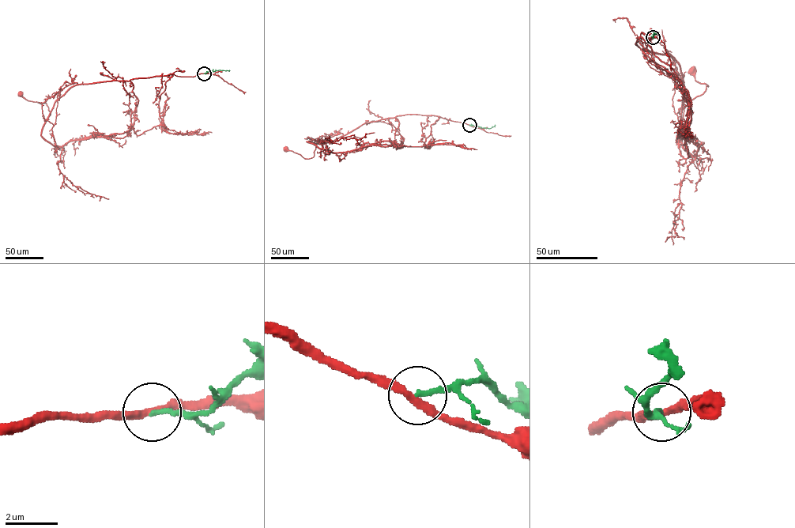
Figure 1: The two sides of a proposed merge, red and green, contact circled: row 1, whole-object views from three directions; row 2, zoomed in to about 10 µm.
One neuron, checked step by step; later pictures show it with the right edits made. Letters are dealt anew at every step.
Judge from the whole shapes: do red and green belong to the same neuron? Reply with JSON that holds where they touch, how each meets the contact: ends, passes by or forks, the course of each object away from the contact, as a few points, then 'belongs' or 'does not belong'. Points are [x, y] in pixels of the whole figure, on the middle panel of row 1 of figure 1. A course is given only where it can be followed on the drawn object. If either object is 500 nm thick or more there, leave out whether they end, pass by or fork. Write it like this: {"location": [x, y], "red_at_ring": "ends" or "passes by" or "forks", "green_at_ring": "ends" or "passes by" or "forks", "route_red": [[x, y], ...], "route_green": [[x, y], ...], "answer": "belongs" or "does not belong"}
{"location": [469, 125], "red_at_ring": "passes by", "green_at_ring": "ends", "route_red": [[469, 125], [438, 116], [406, 114], [364, 122], [333, 141], [314, 143], [311, 158], [285, 149]], "route_green": [[469, 125], [489, 128], [495, 125]], "answer": "does not belong"}

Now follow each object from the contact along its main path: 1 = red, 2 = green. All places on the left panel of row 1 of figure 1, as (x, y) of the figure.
1: (204, 73), (76, 84), (55, 101), (48, 117), (50, 113), (46, 103), (28, 100), (20, 93)
2: (204, 73), (229, 69)

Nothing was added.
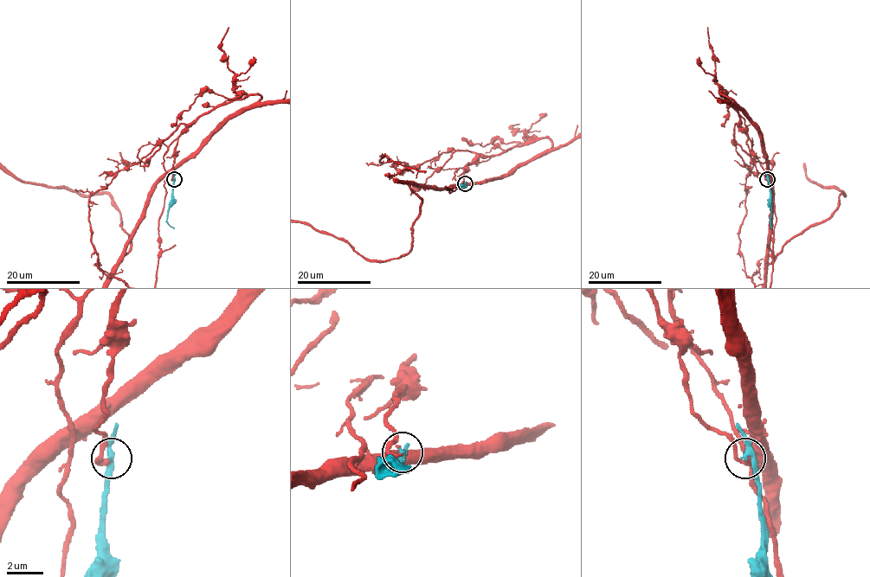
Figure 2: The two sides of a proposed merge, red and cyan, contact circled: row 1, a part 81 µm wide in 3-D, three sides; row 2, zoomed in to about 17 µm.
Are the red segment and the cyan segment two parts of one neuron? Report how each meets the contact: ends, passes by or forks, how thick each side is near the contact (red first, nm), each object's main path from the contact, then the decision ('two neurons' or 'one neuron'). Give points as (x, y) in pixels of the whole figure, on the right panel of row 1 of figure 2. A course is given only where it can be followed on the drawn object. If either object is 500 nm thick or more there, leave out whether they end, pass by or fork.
red ends | cyan passes by | 260/240 nm | cyan via (766, 179), (770, 192), (771, 228) | one neuron

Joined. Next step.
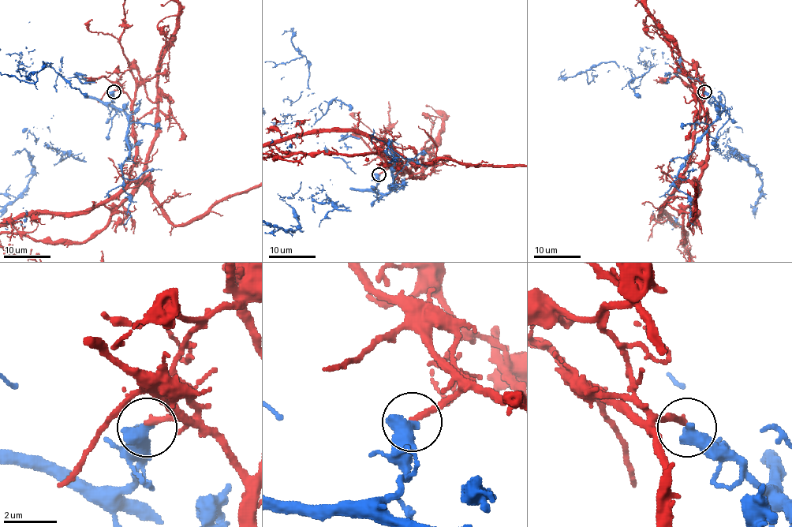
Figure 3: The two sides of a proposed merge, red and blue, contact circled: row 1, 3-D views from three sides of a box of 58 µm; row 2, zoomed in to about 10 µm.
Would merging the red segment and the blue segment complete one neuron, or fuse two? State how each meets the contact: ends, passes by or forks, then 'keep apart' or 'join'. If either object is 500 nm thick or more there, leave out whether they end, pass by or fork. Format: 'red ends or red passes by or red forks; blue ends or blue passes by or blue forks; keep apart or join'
keep apart

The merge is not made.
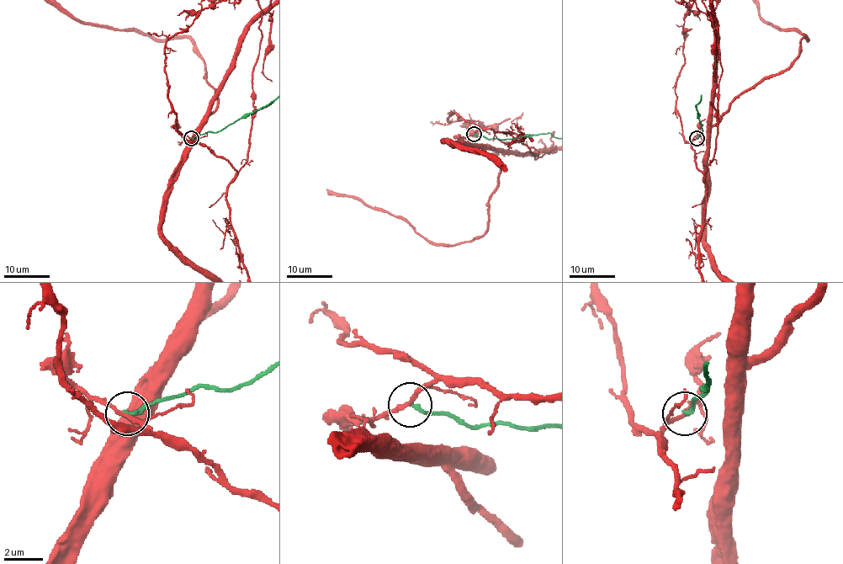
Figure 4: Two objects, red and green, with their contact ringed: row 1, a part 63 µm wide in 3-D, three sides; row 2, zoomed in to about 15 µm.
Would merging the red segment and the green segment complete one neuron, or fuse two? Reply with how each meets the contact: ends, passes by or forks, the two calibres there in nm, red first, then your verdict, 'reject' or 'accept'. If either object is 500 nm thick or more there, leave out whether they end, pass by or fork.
red passes by | green ends | 200/180 nm | reject

